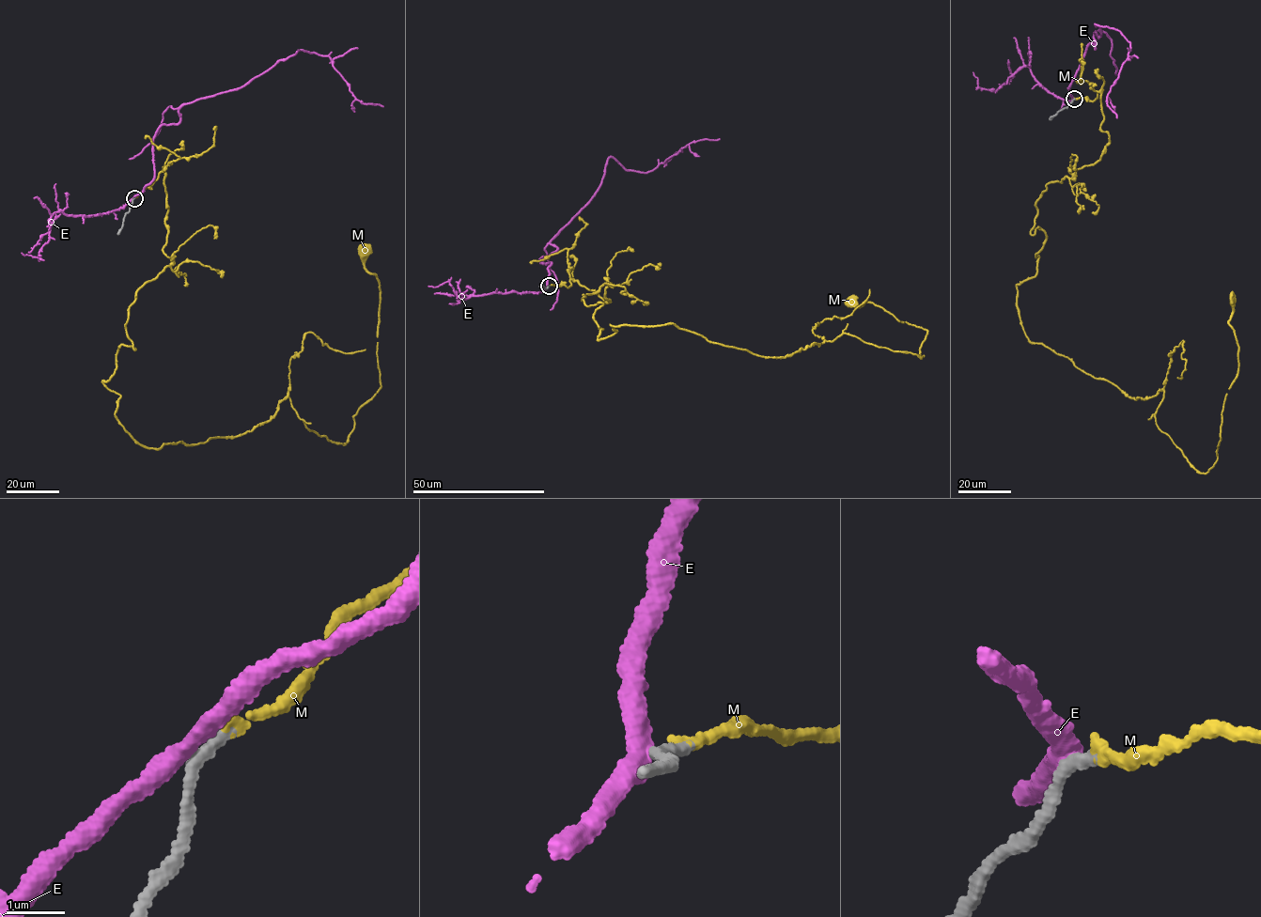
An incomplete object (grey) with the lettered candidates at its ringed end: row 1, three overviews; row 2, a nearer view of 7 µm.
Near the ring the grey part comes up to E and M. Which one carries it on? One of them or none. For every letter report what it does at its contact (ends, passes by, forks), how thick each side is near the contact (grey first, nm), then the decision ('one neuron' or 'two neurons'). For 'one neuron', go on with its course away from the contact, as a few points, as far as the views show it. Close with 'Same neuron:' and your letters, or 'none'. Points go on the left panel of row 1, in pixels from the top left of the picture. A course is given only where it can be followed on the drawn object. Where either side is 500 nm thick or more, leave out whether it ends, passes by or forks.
E: it passes by; calibres 240 and 360 nm; two neurons
M: it ends; calibres 200 and 160 nm; one neuron; course (133, 198), (163, 171), (171, 263), (102, 381), (148, 448), (288, 396), (347, 442), (381, 386), (363, 252)
Same neuron: M

